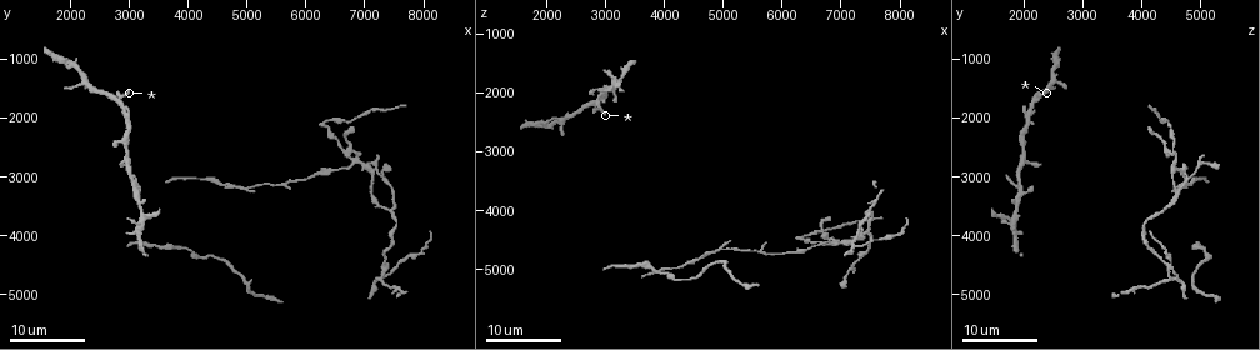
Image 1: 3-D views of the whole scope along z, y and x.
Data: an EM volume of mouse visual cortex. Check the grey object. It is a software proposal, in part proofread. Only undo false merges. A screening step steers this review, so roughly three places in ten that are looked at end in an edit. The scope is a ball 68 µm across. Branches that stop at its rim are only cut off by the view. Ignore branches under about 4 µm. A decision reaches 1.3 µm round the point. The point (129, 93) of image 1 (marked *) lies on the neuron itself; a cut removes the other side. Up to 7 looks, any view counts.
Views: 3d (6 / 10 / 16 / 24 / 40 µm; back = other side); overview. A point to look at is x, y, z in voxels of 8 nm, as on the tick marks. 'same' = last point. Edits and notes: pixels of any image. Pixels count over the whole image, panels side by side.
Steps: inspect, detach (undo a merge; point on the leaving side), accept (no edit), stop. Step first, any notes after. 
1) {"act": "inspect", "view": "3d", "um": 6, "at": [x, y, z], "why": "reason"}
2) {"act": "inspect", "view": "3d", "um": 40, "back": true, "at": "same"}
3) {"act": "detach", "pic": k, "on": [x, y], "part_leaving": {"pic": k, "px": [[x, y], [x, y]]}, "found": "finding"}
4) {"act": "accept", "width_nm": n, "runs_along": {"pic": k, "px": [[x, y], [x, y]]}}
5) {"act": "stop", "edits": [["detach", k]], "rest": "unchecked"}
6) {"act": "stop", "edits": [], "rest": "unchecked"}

{"act": "inspect", "view": "3d", "um": 16, "at": [2700, 1650, 2150], "why": "side arm on a straight run"}

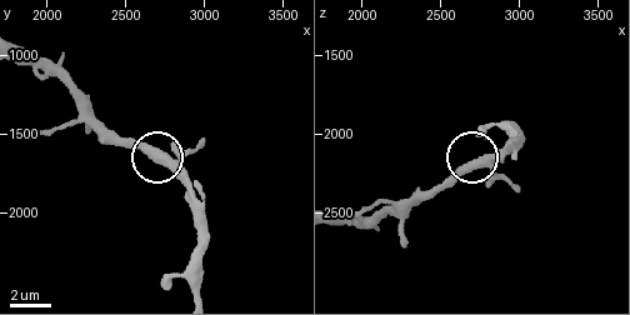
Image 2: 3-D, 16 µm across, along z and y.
{"act": "inspect", "view": "3d", "um": 10, "at": [2740, 1660, 2180]}

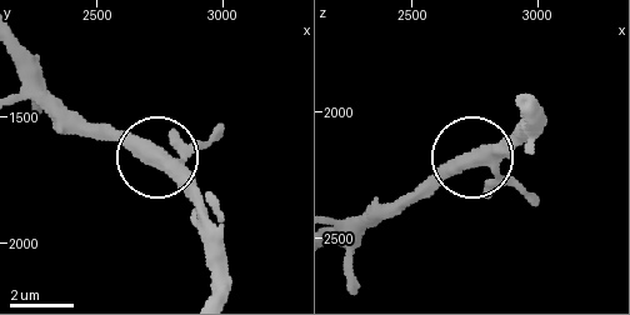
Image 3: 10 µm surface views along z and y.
{"act": "accept", "runs_along": {"pic": 3, "px": [[533, 204], [463, 159], [416, 196]]}, "found": "continuous, no second neuron"}

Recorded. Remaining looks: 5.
{"act": "inspect", "view": "3d", "um": 16, "at": [6900, 2750, 4600], "why": "four or more arms meet"}

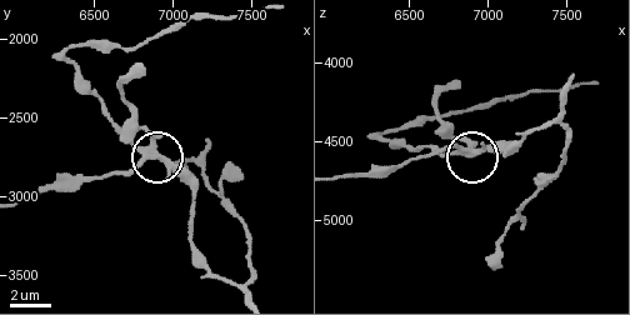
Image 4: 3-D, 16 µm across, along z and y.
{"act": "inspect", "view": "3d", "um": 6, "at": [6880, 2720, 4560], "why": "closer look"}

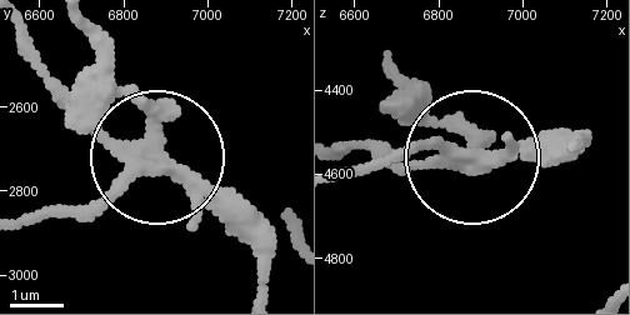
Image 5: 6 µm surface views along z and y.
{"act": "detach", "pic": 5, "on": [85, 221], "arms": 5, "part_leaving": {"pic": 5, "px": [[145, 164], [95, 200], [29, 218]]}, "found": "two neurons meet here"}

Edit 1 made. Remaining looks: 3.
{"act": "inspect", "view": "3d", "um": 24, "at": [7450, 3550, 4350], "why": "side arm on a straight run"}

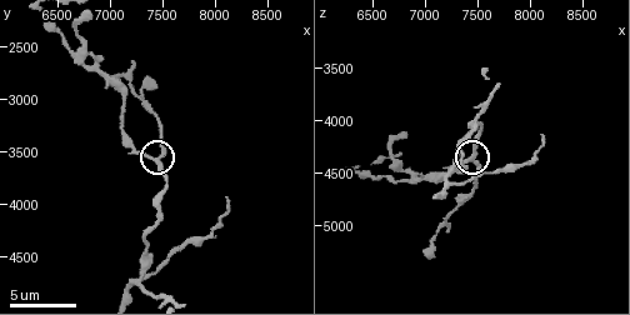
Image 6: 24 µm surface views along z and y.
{"act": "inspect", "view": "3d", "um": 6, "at": [7460, 3560, 4340]}

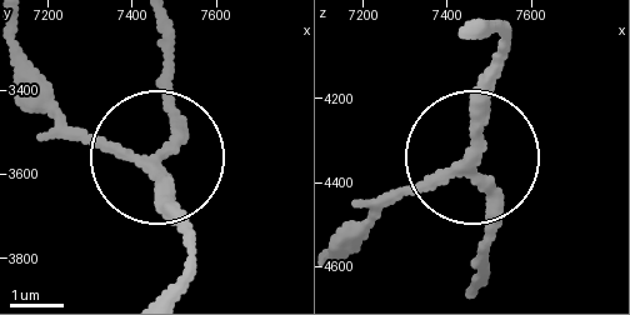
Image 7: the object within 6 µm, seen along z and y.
{"act": "accept", "side_arm_um": 12, "found": "continuous, no second neuron"}

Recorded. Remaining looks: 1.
{"act": "stop", "edits": [["detach", 5]], "rest": "unchecked"}

